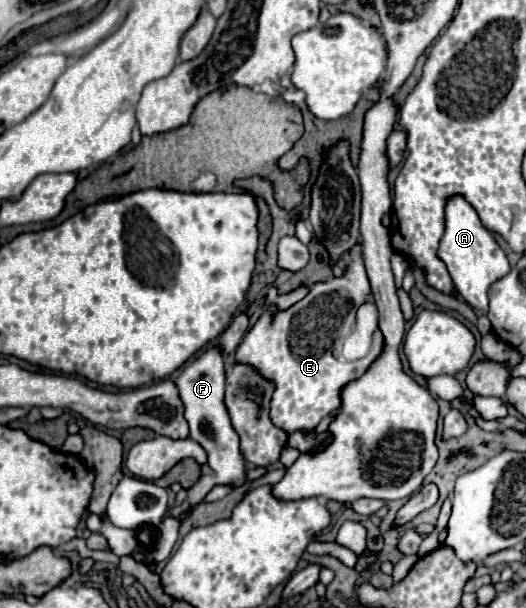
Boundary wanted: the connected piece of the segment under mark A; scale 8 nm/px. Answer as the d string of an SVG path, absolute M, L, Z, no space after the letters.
M454 194L446 202L446 226L444 226L444 236L438 246L438 258L446 264L450 278L454 282L456 292L472 306L482 312L488 308L488 288L492 282L498 278L506 276L510 270L508 258L496 238L484 228L480 222L474 206L464 200L464 196Z

